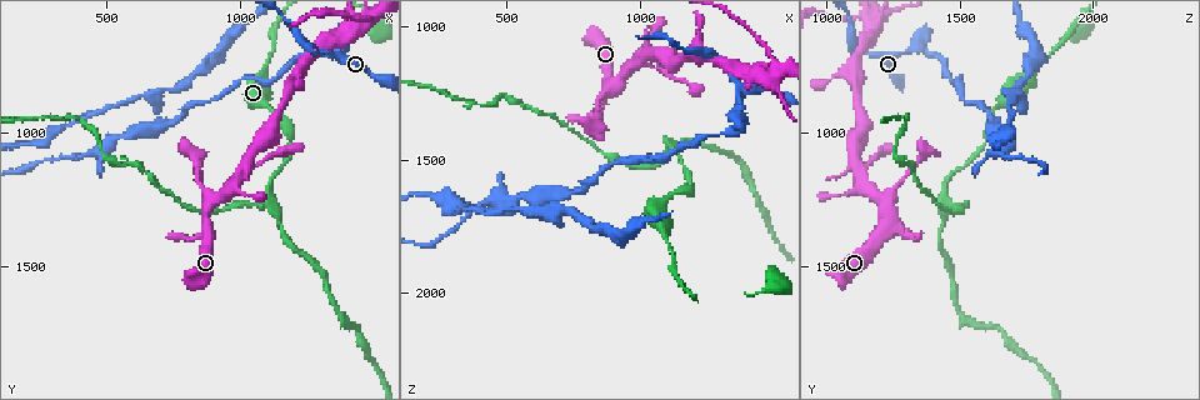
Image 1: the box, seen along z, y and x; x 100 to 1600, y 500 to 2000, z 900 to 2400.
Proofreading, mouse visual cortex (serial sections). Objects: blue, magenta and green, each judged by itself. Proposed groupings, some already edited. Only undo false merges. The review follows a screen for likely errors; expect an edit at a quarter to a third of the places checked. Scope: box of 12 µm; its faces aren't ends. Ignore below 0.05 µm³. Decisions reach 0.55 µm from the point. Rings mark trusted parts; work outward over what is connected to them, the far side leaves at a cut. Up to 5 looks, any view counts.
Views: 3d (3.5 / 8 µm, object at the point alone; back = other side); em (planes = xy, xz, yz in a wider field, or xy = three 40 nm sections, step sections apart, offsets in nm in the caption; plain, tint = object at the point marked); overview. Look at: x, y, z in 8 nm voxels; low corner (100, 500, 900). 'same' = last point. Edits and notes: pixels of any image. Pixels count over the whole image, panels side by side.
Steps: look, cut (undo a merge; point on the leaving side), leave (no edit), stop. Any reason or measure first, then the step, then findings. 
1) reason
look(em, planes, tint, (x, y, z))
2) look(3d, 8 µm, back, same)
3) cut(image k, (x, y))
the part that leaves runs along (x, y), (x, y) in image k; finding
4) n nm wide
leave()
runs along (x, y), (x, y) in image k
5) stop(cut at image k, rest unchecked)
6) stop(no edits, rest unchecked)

look(3d, 8 µm, (1110, 1260, 1450))

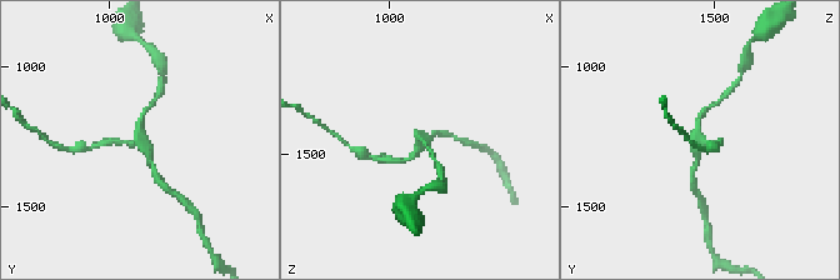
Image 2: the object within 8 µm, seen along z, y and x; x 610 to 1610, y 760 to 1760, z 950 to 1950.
need the tissue
look(em, xy, step 5, tint, (1110, 1260, 1450))

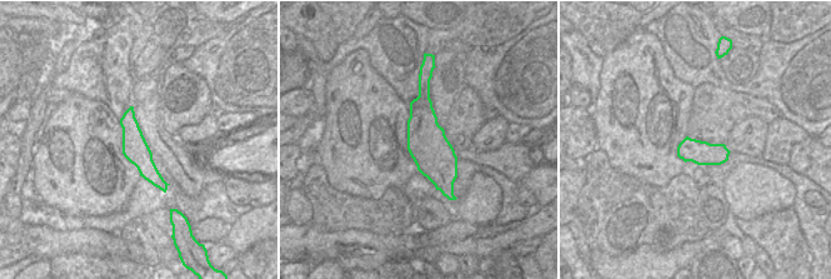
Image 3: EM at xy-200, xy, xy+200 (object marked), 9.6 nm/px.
arms of 150, 150, 150 nm
leave()
runs along (708, 109), (698, 128), (701, 139), (691, 171) in image 2; all the same cell

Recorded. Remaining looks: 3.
calibre changes
look(3d, 3.5 µm, (1360, 670, 1350))

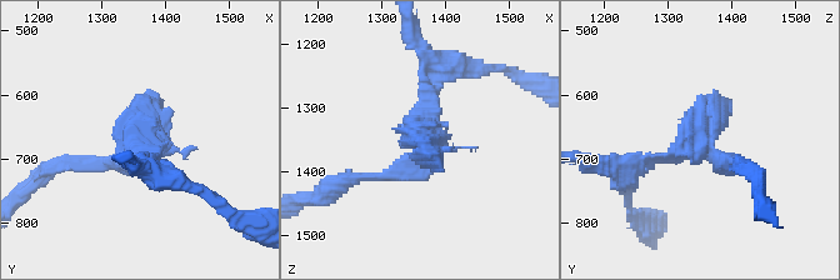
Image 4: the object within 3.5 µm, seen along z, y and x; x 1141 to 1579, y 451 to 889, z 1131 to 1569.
look(em, xy, step 5, tint, (1375, 675, 1350))

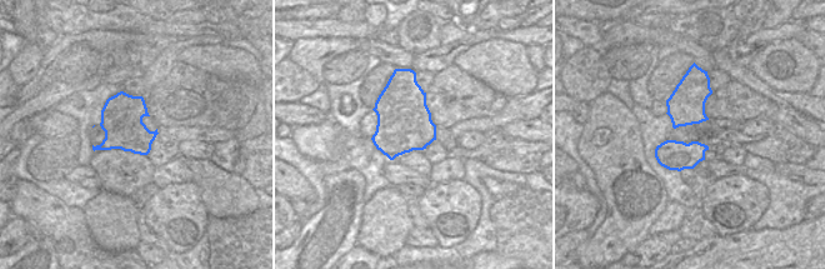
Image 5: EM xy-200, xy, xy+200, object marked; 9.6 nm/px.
look(em, xy, step 1, tint, same)

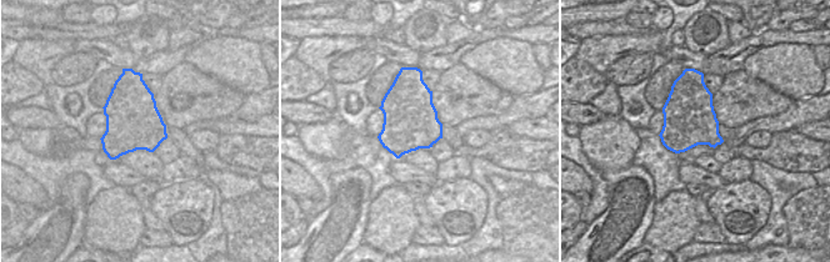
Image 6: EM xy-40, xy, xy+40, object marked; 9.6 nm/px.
cut(image 4, (378, 176))
the part that leaves runs along (414, 164), (353, 176), (321, 199) in image 4; a second cell is stuck on

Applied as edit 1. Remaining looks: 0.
stop(cut at image 4, rest unchecked)

